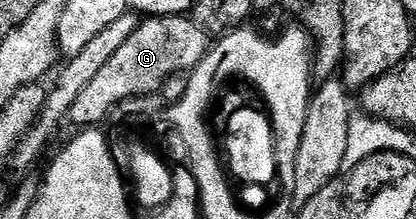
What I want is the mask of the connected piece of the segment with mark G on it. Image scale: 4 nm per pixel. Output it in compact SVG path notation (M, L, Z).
M153 16L145 19L126 38L124 45L102 66L94 79L86 82L82 94L74 106L70 106L68 120L80 126L100 126L108 116L108 111L119 109L123 100L138 96L151 96L164 87L166 78L179 72L191 73L202 62L210 47L209 33L205 32L195 20L184 16Z

